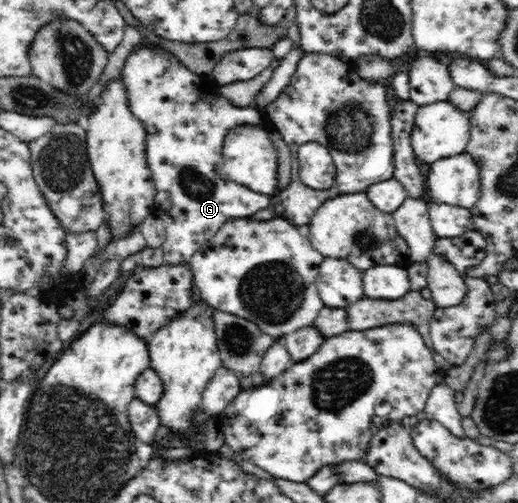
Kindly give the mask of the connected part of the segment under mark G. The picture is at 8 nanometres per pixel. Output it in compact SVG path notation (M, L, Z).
M142 40L140 42L140 46L136 46L136 50L130 50L128 52L128 56L126 56L126 62L121 70L121 78L124 82L124 87L126 87L126 91L128 91L129 98L129 106L131 107L131 111L136 115L136 118L139 118L145 126L147 137L146 137L146 154L147 159L150 165L150 170L152 171L152 178L154 180L154 184L157 190L157 198L154 201L154 206L158 210L162 210L162 212L167 212L164 214L166 218L170 218L171 222L166 220L166 240L161 244L161 247L164 251L164 260L166 263L171 264L180 264L182 262L189 262L190 258L194 256L195 252L198 252L202 245L206 244L215 234L220 230L227 222L231 220L247 218L254 214L254 212L258 212L258 210L264 210L272 204L270 202L270 195L258 193L255 190L250 190L246 186L242 186L233 180L228 178L228 175L225 174L223 170L223 140L226 138L228 131L230 129L234 129L235 126L243 125L243 124L252 124L254 126L266 126L266 118L264 117L264 113L260 111L256 111L254 106L250 107L237 107L234 106L230 100L228 100L222 93L219 93L219 86L215 83L214 78L211 76L200 76L195 72L192 72L187 66L184 66L179 60L177 56L168 52L167 48L160 46L159 44L149 44L145 42L146 40Z

